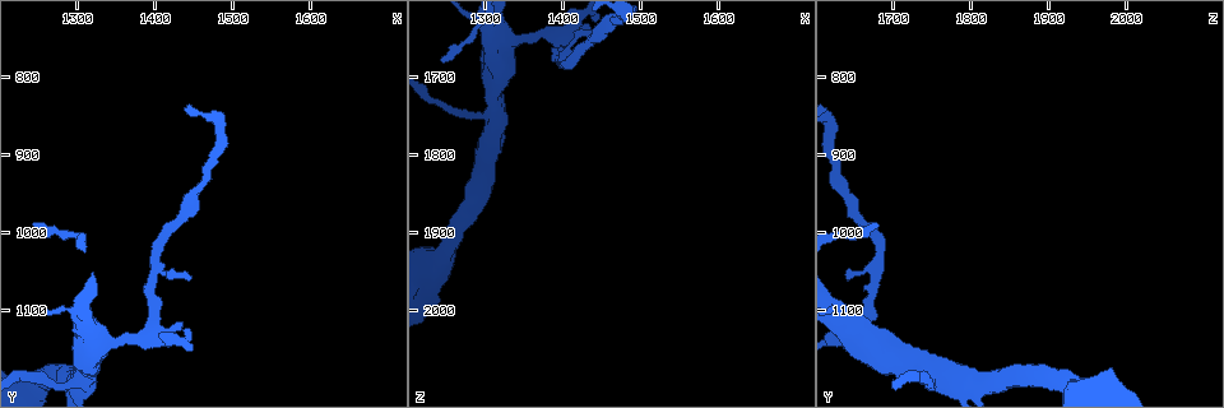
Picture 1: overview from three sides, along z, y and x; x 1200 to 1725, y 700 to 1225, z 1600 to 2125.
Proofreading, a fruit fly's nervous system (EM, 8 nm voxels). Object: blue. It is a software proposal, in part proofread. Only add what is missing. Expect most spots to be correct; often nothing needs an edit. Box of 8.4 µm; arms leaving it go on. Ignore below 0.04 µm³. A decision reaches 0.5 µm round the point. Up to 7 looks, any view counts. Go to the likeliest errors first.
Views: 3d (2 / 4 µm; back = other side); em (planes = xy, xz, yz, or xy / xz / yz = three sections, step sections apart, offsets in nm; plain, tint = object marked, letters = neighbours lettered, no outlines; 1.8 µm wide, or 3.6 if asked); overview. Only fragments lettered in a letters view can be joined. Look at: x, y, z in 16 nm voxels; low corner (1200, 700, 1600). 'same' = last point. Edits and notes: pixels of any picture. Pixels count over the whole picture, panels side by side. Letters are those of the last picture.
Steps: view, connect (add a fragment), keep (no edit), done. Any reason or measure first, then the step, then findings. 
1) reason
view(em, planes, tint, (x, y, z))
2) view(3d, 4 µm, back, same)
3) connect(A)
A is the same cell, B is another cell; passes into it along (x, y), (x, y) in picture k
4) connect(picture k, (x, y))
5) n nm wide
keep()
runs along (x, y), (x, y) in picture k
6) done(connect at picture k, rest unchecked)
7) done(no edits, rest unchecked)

sudden change in width
view(3d, 4 µm, (1245, 1195, 1930))

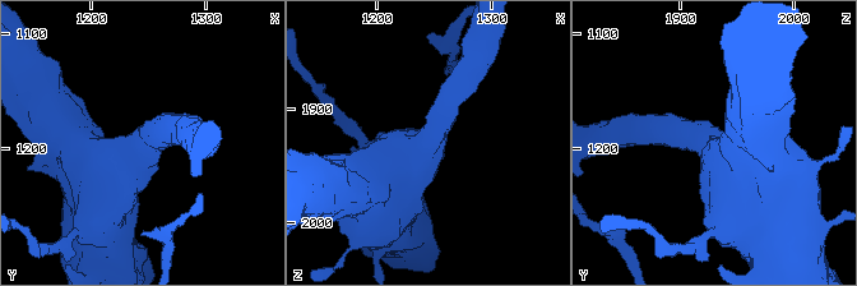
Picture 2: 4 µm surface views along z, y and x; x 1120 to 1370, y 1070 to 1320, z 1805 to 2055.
shape alone is not enough
view(em, planes, letters, (1242, 1196, 1928))

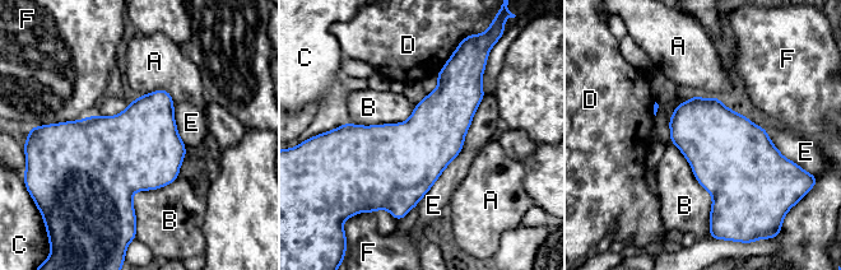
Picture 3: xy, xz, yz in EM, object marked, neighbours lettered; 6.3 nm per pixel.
E touches over 800 nm
keep()
A, B, C, D, E and F are other cells; border along (670, 142), (711, 195), (710, 224) in picture 3; no lettered fragment goes on from it

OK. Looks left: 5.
arms part here
view(3d, 2 µm, (1315, 1175, 1750))

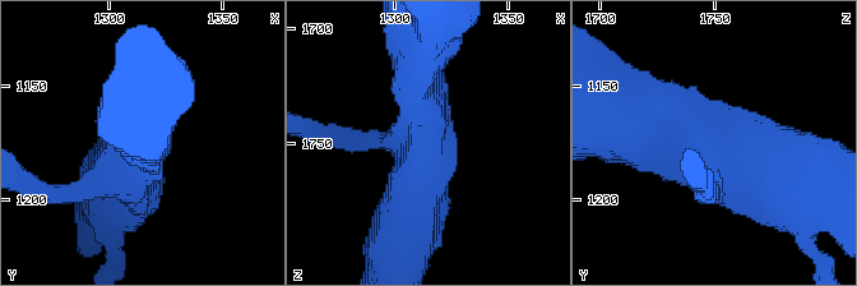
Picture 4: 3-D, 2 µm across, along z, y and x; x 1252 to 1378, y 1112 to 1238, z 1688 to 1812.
3 arms; shape alone is not enough
view(em, planes, letters, (1312, 1178, 1751))

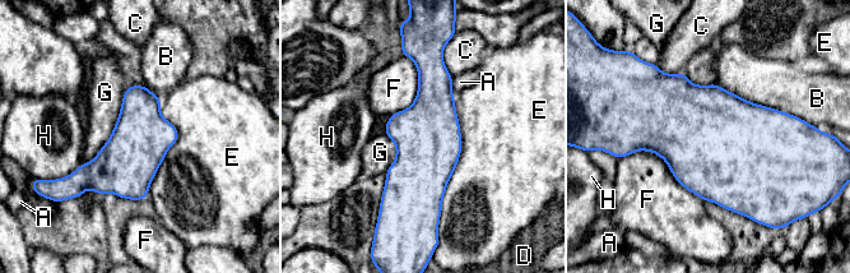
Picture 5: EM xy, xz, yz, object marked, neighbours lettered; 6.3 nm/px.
E touches over 800 nm
keep()
A, B, C, D, E, F, G and H are other cells; border along (124, 93), (110, 138), (82, 163) in picture 5; no lettered fragment goes on from it

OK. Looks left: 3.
branch point
view(em, 3.6 µm, planes, letters, (1330, 1140, 1655))

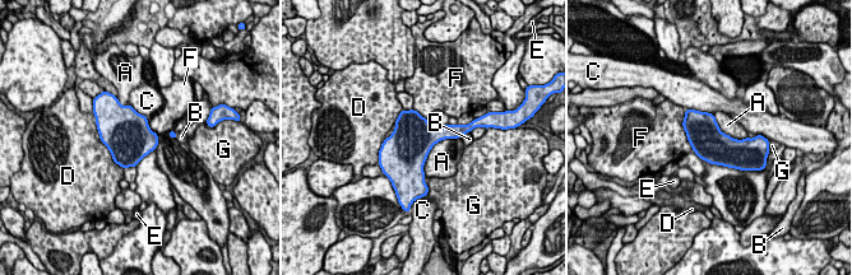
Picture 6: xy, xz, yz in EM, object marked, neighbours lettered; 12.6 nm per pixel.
A touches over 700 nm
keep()
A, B, C, D, E, F and G are other cells; border along (461, 136), (433, 147), (425, 176) in picture 6; no lettered fragment goes on from it

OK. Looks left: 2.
done(no edits, rest unchecked)

